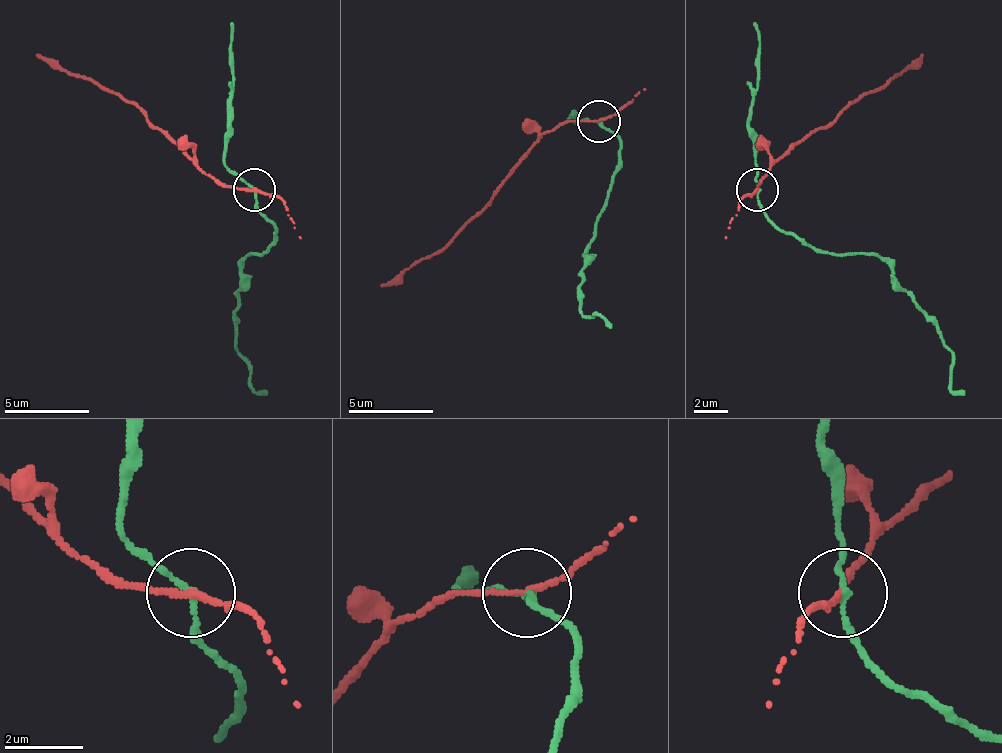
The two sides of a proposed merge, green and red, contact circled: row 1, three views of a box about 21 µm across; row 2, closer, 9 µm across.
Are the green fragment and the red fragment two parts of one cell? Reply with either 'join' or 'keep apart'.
keep apart

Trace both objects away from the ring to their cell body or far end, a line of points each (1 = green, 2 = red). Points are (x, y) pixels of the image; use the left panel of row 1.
1: (253, 188), (274, 239), (253, 252), (240, 273), (236, 349), (253, 391), (266, 396)
2: (253, 188), (223, 188), (130, 104), (37, 53)

